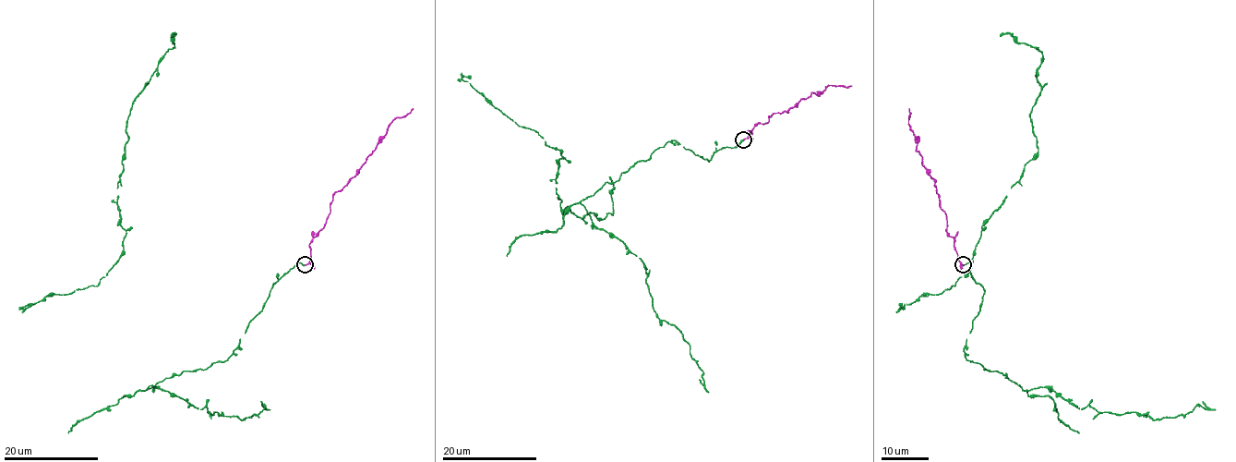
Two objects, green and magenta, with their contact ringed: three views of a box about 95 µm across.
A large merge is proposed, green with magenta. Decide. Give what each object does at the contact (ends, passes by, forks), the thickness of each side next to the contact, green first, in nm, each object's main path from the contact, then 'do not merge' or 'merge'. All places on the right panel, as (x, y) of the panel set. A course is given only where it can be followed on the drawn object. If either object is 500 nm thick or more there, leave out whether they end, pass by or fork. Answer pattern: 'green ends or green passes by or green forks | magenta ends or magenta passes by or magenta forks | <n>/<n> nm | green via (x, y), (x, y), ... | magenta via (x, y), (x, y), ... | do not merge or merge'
green ends | magenta ends | 200/180 nm | green via (963, 265), (984, 290), (964, 356), (984, 370), (1026, 390), (1049, 386), (1100, 413), (1155, 419), (1215, 409) | magenta via (963, 264), (954, 240), (946, 231), (946, 215), (934, 181), (916, 150), (917, 138), (908, 124), (908, 108) | merge

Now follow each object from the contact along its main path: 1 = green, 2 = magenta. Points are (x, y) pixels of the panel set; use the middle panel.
1: (743, 139), (709, 161), (668, 140), (581, 202), (595, 225), (639, 258), (654, 310), (680, 332), (709, 392)
2: (743, 139), (758, 123), (766, 123), (774, 113), (786, 111), (812, 92), (821, 93), (829, 85), (851, 85)

